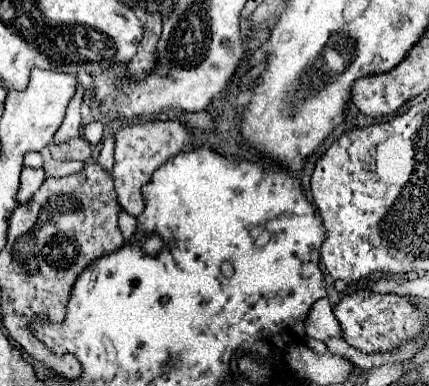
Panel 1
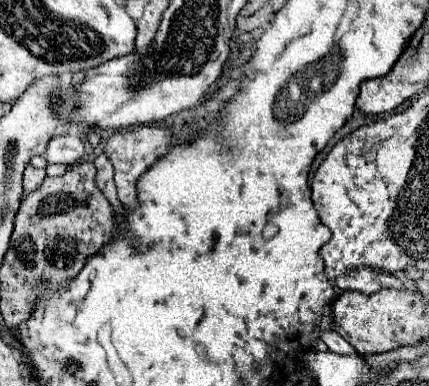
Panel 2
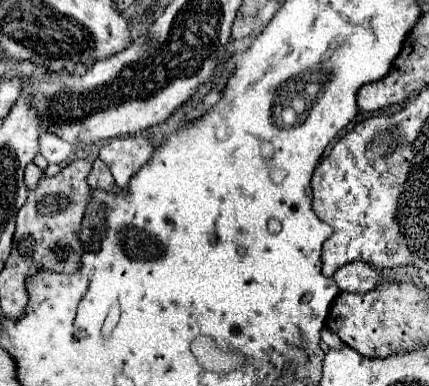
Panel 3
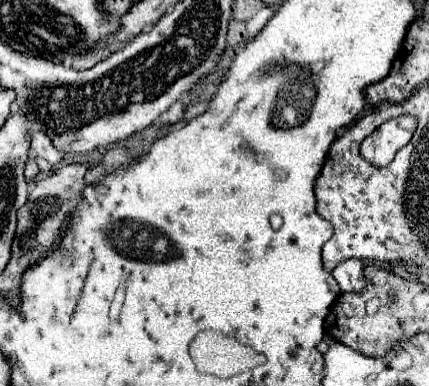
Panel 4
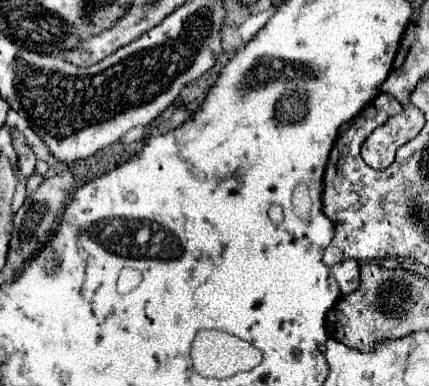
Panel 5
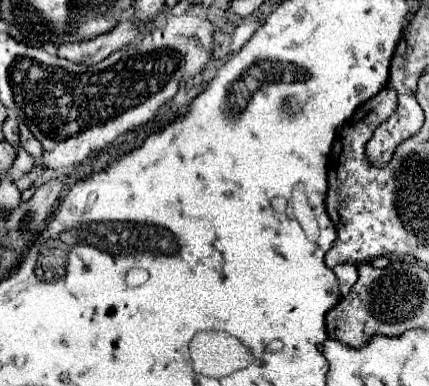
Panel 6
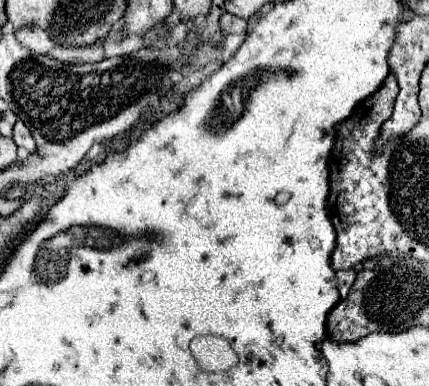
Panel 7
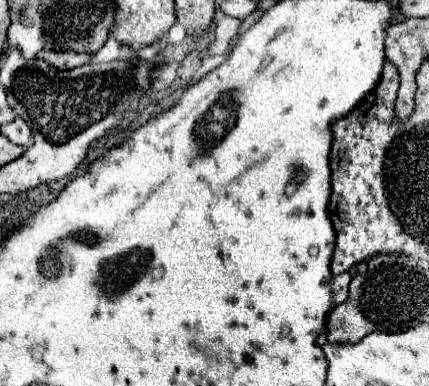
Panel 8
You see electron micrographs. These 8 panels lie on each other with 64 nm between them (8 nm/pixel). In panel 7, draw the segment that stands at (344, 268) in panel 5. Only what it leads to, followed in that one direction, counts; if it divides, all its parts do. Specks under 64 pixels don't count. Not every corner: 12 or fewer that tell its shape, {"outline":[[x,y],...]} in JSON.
{"outline":[[352,268],[336,272],[338,292],[348,296],[356,272]]}

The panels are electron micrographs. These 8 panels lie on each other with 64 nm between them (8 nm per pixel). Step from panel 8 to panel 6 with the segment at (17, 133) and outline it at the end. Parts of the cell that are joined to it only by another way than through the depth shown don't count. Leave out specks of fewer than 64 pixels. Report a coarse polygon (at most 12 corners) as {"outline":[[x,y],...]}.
{"outline":[[20,124],[20,146],[30,156],[42,156],[42,144]]}

